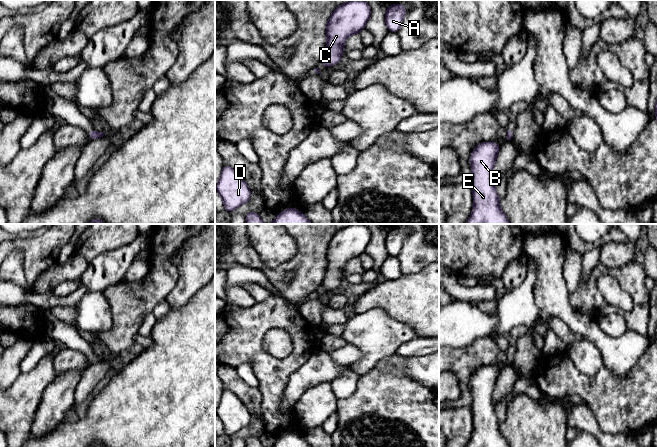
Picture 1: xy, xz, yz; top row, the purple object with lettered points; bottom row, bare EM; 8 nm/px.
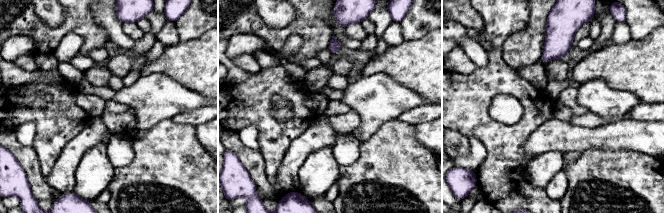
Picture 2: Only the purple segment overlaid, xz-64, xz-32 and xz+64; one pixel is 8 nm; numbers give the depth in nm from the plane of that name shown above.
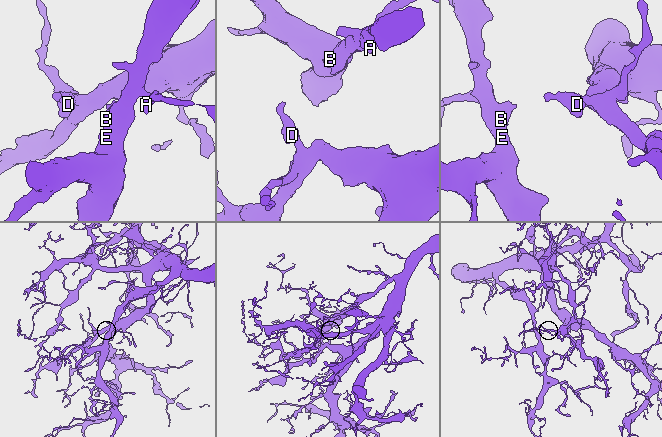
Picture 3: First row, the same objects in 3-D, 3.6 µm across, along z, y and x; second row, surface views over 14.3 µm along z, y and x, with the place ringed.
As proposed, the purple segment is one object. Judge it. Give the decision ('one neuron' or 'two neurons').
one neuron

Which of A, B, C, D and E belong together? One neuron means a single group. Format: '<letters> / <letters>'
A B C D E

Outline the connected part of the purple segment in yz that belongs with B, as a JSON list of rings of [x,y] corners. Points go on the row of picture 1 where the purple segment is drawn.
[[[494,141],[478,144],[471,153],[472,214],[465,224],[510,224],[500,208],[493,169],[500,147]]]

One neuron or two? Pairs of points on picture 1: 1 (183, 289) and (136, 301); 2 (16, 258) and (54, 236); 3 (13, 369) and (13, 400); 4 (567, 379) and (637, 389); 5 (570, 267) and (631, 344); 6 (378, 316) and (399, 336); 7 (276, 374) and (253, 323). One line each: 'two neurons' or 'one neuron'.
1: two neurons
2: two neurons
3: two neurons
4: one neuron
5: two neurons
6: one neuron
7: one neuron

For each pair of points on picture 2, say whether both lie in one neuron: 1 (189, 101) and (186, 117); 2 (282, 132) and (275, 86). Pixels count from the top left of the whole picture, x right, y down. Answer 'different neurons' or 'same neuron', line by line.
1: different neurons
2: same neuron

